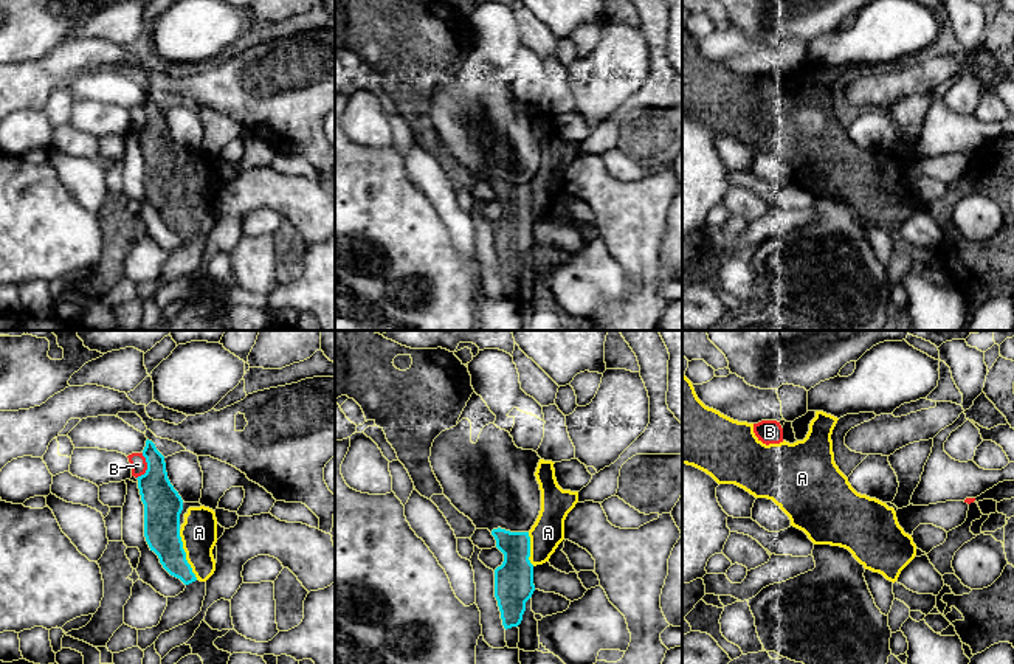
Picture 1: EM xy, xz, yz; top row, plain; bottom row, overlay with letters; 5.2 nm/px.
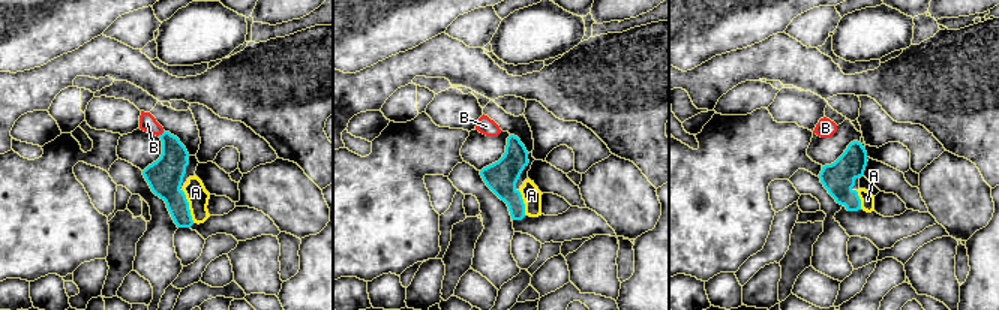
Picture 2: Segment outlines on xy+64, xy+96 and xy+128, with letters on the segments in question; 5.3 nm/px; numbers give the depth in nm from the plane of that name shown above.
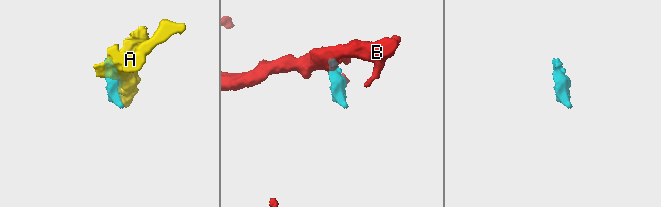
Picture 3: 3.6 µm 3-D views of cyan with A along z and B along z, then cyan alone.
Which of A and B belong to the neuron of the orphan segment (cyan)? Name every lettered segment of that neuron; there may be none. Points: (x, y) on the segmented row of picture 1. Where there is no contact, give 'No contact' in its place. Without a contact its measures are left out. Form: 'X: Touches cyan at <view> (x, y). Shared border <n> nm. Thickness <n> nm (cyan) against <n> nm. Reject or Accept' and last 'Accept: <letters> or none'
A: Touches cyan at xy (185, 554). Shared border 280 nm. Thickness 190 nm (cyan) against 190 nm. Accept
B: Touches cyan at xy (148, 467). Shared border 140 nm. Thickness 200 nm (cyan) against 90 nm. Reject
Accept: A

